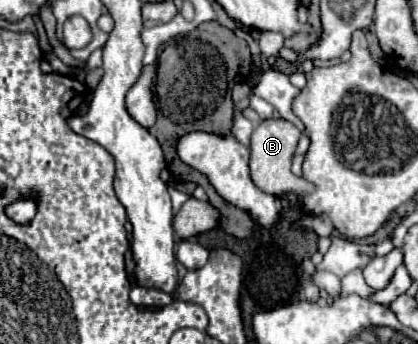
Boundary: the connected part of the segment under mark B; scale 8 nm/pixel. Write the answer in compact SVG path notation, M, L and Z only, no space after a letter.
M264 119L254 129L254 135L250 139L250 177L254 179L254 185L258 189L276 197L282 197L288 191L294 191L300 197L304 197L306 193L314 191L314 185L310 185L302 177L296 177L290 171L298 139L300 139L300 129L286 119Z

